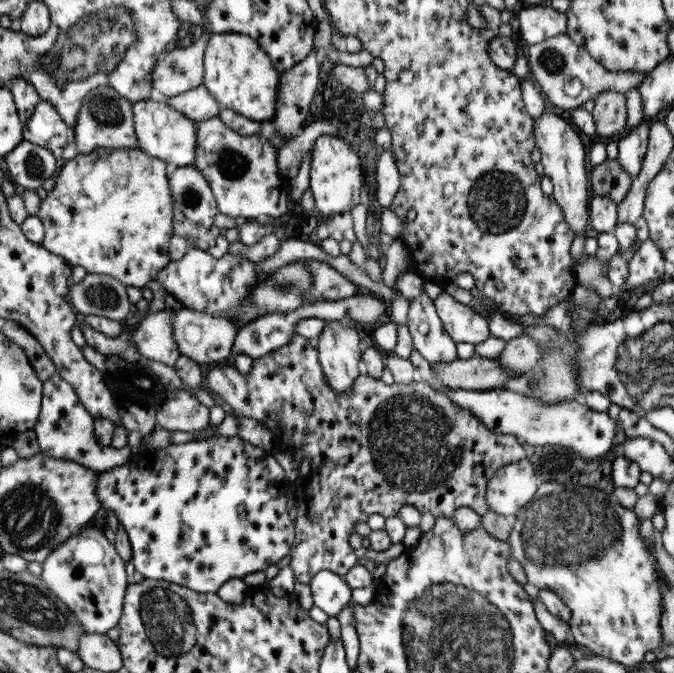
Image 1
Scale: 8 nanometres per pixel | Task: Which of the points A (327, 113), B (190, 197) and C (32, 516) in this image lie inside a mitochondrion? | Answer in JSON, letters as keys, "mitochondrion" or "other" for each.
{"A":"other","B":"mitochondrion","C":"mitochondrion"}

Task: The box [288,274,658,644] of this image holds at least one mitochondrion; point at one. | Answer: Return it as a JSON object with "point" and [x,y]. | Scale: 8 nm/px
{"point":[565,528]}

